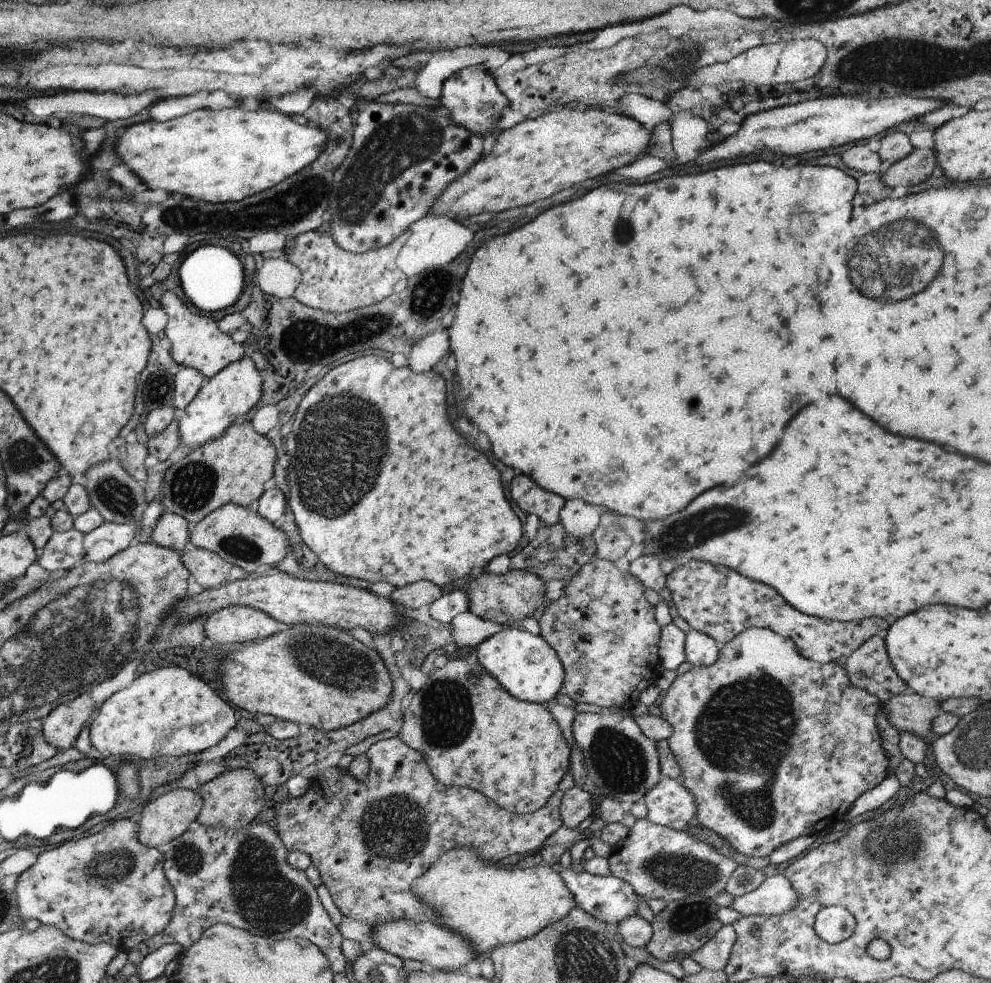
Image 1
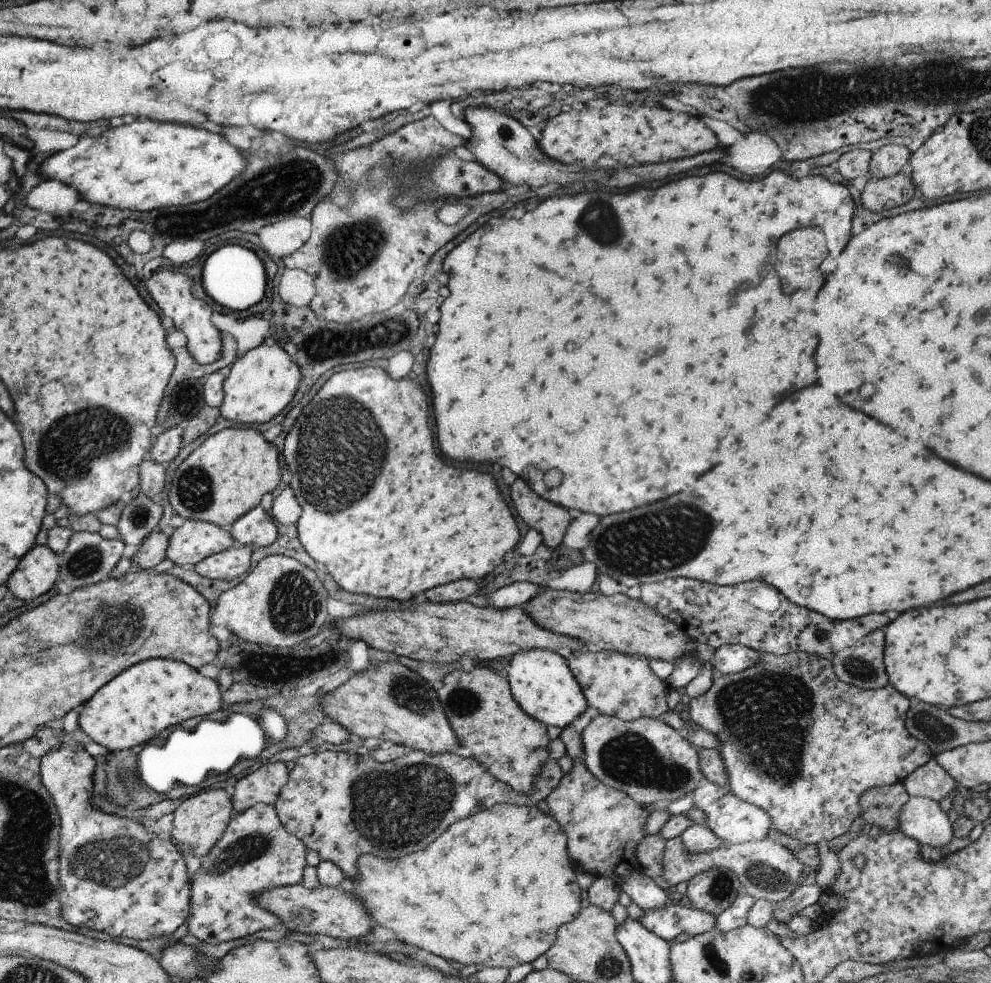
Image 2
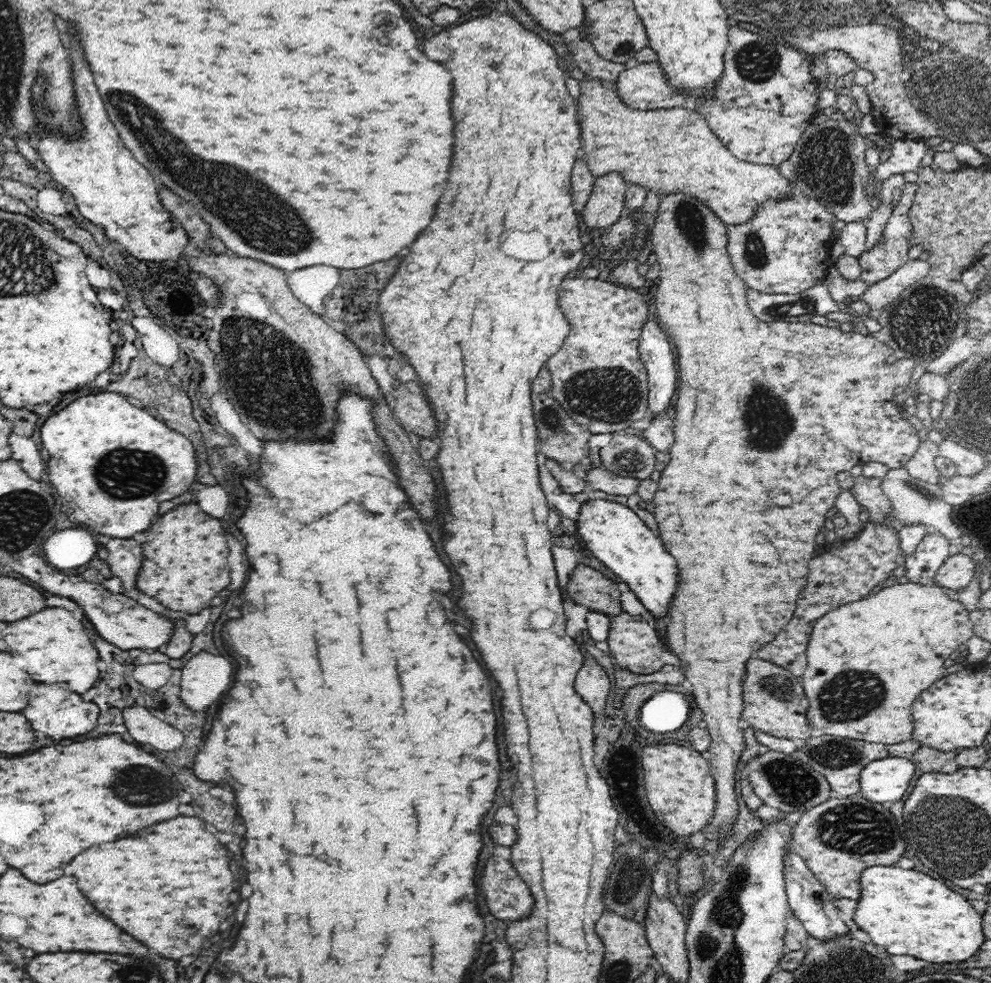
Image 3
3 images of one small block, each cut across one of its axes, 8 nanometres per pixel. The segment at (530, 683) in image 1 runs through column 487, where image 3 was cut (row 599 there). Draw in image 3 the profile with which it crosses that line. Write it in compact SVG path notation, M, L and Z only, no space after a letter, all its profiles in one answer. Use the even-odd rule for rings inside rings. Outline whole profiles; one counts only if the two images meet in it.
M590 500L588 504L582 504L582 514L576 526L594 556L606 568L610 568L620 582L630 586L630 592L636 594L636 598L648 610L646 618L660 620L670 616L670 604L680 586L678 562L666 550L662 538L654 536L654 532L642 524L636 512L610 500Z

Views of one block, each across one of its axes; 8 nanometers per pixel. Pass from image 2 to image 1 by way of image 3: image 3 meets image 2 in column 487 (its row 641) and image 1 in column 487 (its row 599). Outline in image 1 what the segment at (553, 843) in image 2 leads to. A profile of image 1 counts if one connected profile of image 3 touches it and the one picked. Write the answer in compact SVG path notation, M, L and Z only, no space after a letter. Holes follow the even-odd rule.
M469 850L443 854L429 866L427 874L415 882L415 892L439 910L441 918L437 924L465 936L485 958L491 948L529 938L543 926L565 918L577 908L573 894L549 866L539 864L525 870L511 870L511 866L505 866L499 870L493 868L493 864L477 862Z

